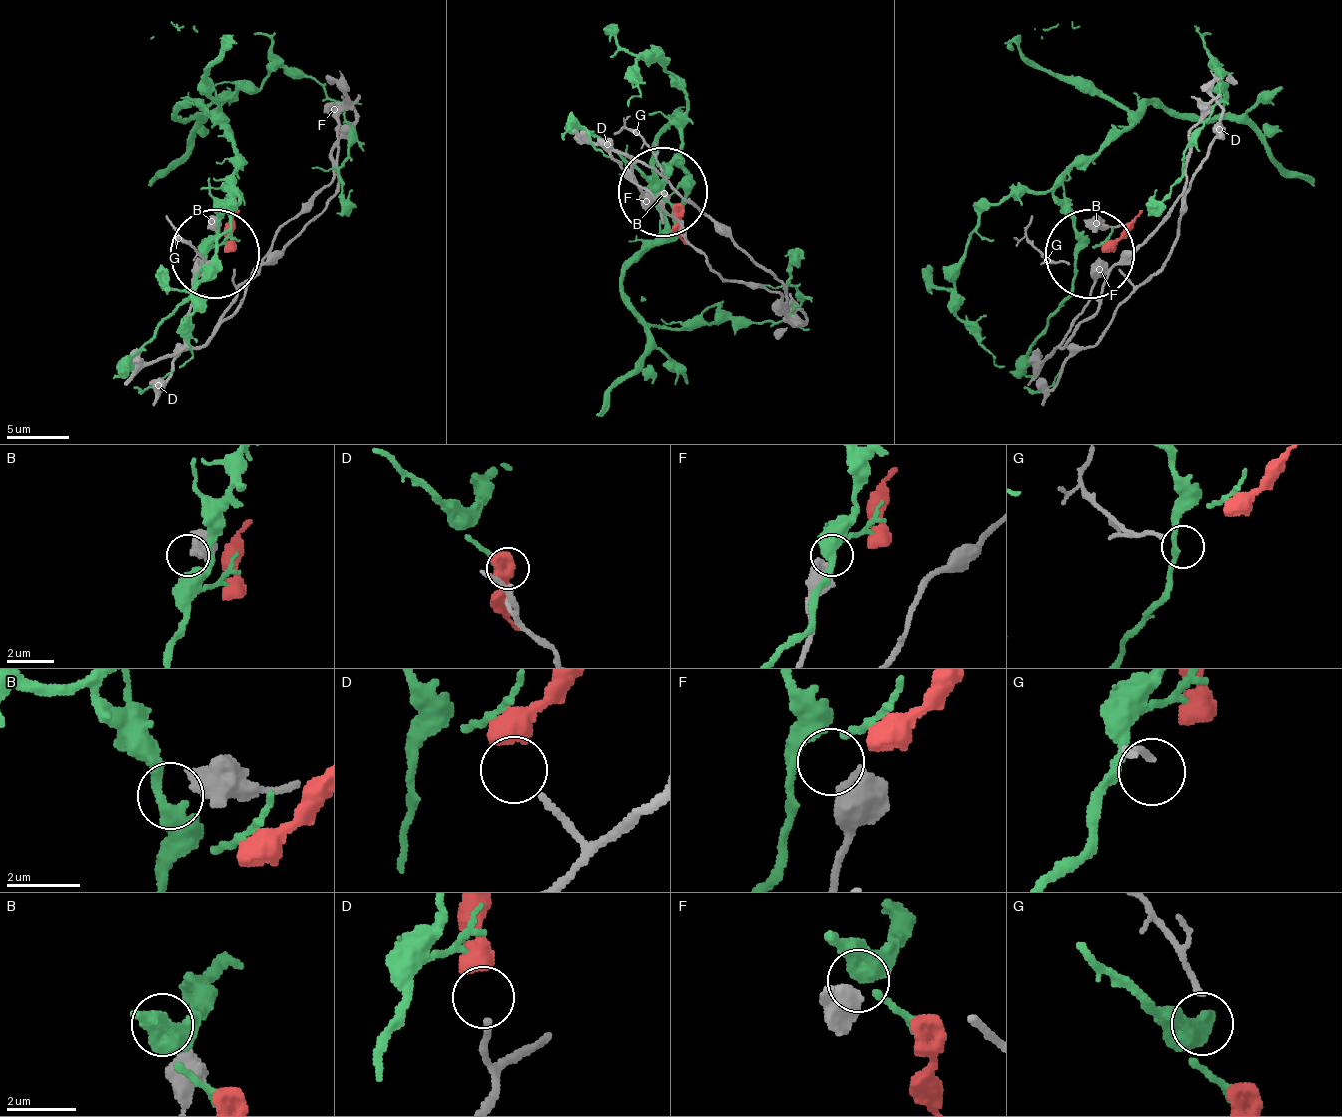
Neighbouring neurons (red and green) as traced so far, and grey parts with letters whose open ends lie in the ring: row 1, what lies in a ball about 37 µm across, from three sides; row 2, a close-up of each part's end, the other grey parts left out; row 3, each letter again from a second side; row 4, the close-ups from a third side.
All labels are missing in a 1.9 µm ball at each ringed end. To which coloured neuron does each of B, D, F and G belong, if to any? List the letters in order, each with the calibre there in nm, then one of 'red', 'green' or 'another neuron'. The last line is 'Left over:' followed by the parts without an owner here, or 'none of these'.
B: calibre 600 nm; another neuron
D: calibre 180 nm; red
F: calibre 650 nm; another neuron
G: calibre 170 nm; another neuron
Left over: B, F, G

